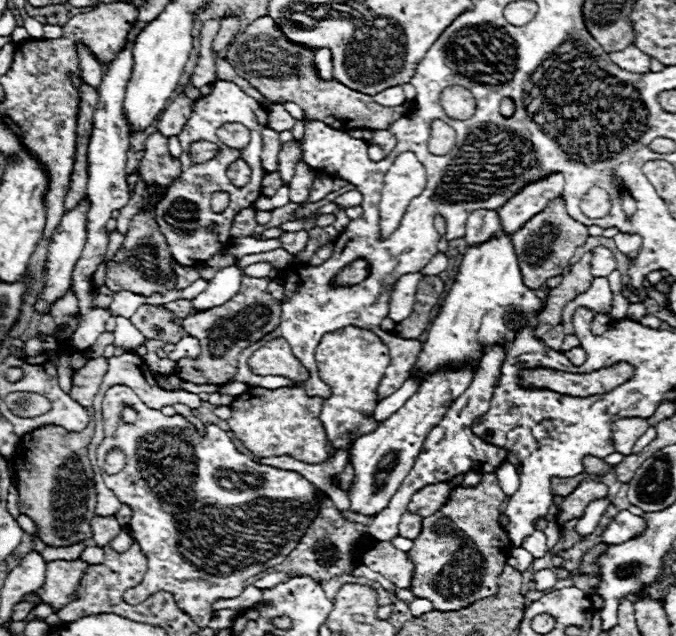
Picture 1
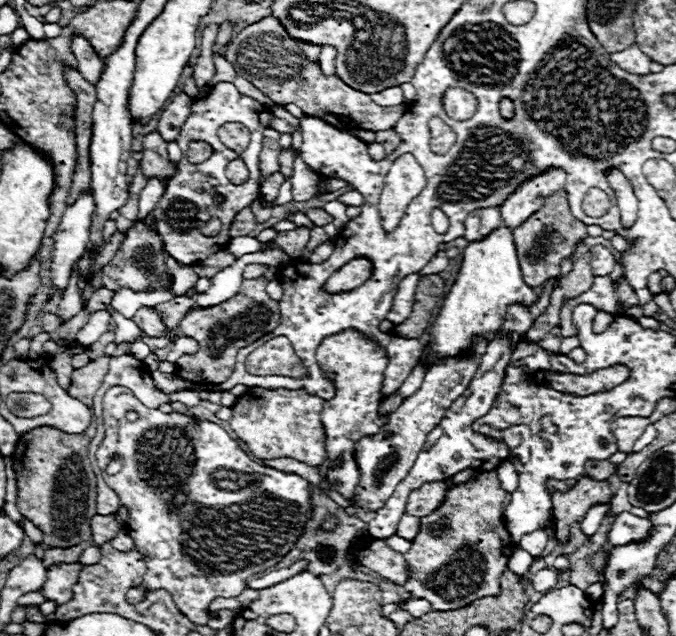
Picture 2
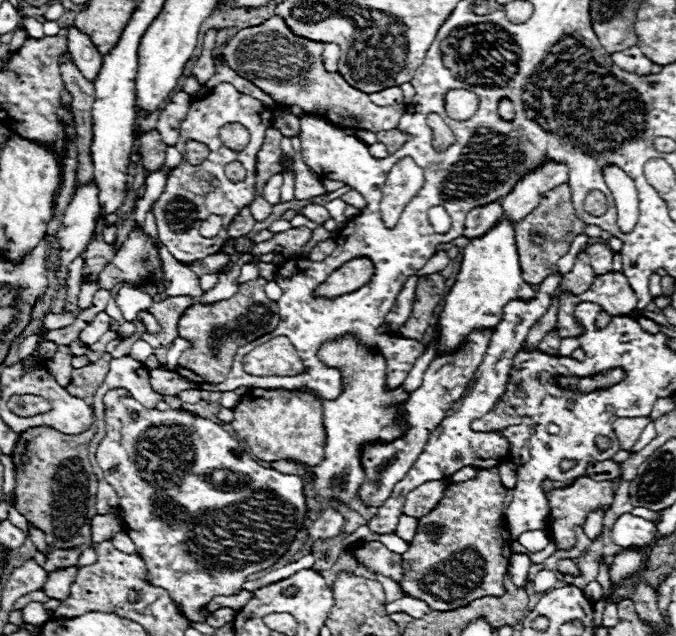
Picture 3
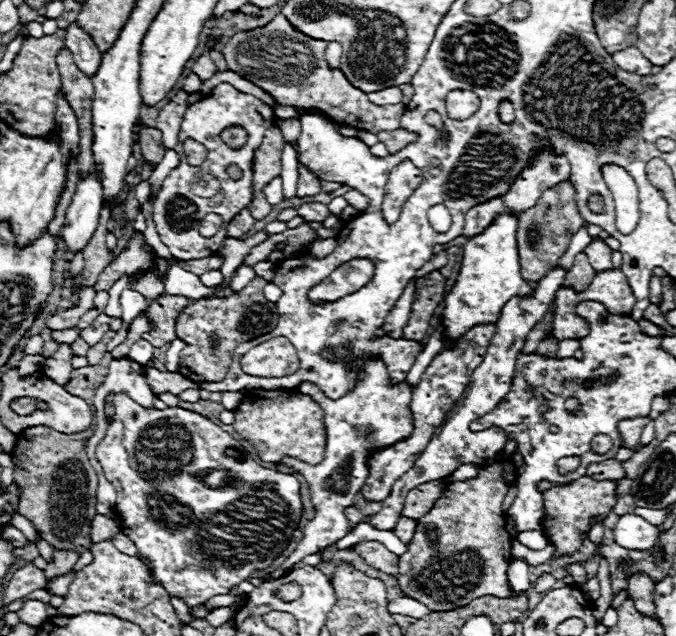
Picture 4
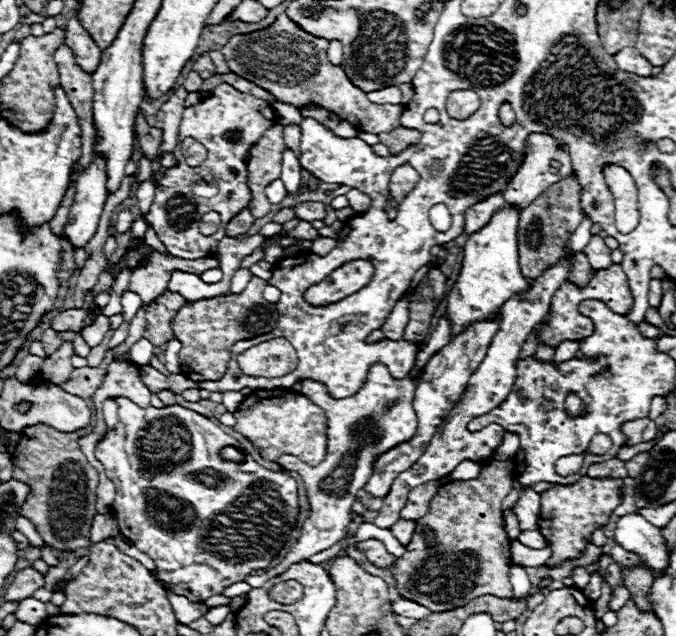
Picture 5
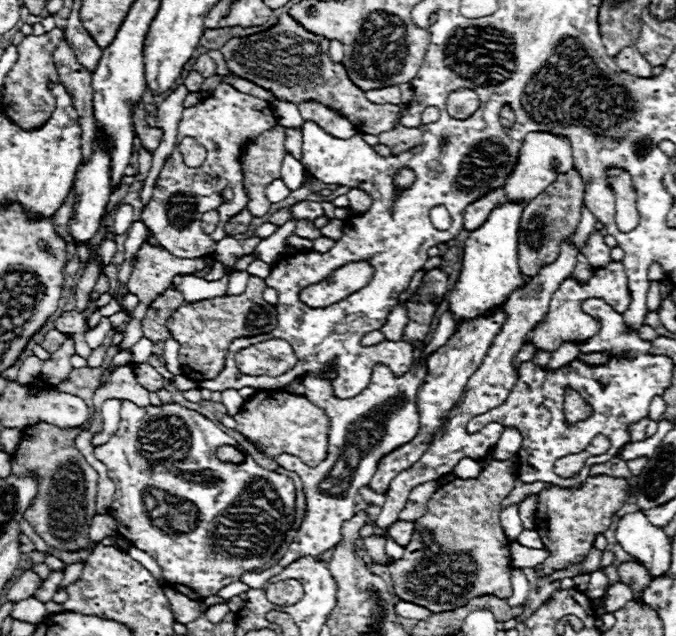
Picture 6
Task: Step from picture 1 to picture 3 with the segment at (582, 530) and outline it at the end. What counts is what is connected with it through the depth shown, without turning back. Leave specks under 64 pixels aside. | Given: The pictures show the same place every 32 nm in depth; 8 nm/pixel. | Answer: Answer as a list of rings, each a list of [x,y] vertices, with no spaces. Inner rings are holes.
[[[594,510],[594,512],[588,514],[588,520],[586,520],[586,524],[584,524],[584,534],[586,534],[590,540],[594,540],[594,538],[600,534],[600,530],[602,530],[602,520],[604,520],[604,510]]]

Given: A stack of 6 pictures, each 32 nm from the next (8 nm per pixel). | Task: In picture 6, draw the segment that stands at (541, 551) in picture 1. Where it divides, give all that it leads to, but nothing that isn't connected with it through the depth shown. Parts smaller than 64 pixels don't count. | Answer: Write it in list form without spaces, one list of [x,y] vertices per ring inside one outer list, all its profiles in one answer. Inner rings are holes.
[[[522,530],[522,534],[516,538],[522,546],[526,546],[526,548],[542,548],[542,538],[540,538],[540,534],[536,532],[536,530]]]

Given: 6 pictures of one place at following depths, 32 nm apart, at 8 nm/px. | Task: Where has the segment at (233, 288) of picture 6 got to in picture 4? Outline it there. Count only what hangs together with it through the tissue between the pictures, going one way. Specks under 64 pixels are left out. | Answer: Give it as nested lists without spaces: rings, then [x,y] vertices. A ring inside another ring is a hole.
[[[240,266],[238,272],[236,272],[236,276],[232,278],[232,288],[240,290],[240,288],[244,288],[254,278],[256,278],[256,272],[254,272],[252,266]]]

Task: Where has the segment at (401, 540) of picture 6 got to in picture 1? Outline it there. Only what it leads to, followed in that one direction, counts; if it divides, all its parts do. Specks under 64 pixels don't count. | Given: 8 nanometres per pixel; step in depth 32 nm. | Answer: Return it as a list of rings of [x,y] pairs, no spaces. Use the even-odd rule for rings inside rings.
[[[404,512],[400,520],[400,536],[402,538],[418,538],[422,532],[422,516],[416,516],[414,512]]]

